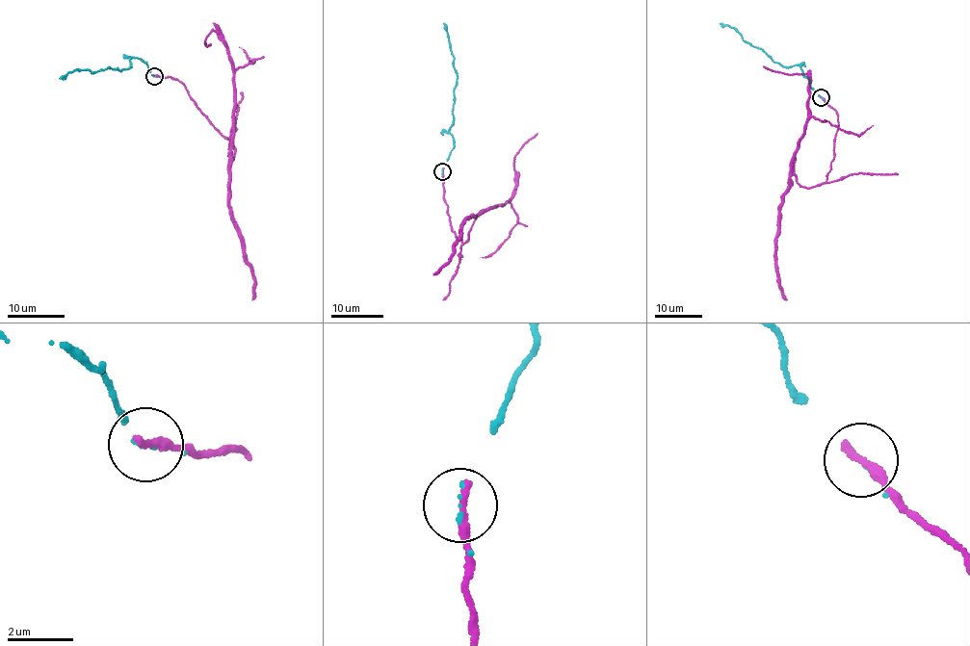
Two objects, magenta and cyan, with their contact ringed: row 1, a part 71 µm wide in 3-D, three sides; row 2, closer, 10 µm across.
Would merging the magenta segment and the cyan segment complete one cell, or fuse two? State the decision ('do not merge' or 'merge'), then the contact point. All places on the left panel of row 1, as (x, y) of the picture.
merge; at (154, 76)

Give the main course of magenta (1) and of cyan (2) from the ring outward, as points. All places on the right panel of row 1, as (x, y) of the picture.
1: (822, 97), (835, 110), (834, 157), (825, 181), (808, 188), (794, 170), (807, 117), (807, 74), (763, 66)
2: (822, 97), (803, 75), (800, 65), (788, 67), (774, 63), (761, 49), (744, 41), (733, 28), (720, 23)

